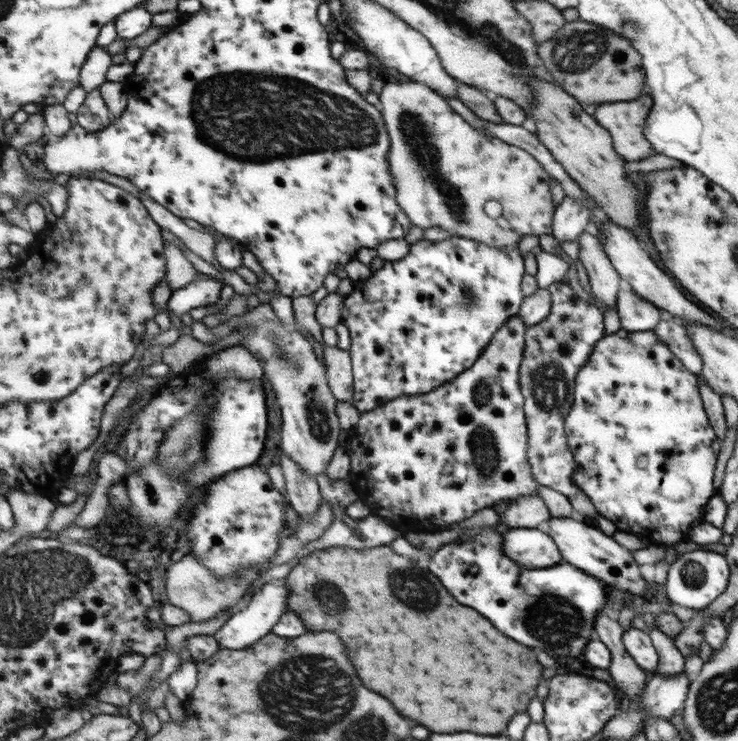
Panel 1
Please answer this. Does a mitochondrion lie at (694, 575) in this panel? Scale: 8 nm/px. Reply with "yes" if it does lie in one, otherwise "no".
yes

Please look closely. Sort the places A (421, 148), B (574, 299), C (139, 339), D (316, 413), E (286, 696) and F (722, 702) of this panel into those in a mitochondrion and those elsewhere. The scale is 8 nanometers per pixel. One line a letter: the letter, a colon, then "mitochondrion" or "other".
A: mitochondrion
B: other
C: other
D: mitochondrion
E: mitochondrion
F: mitochondrion

